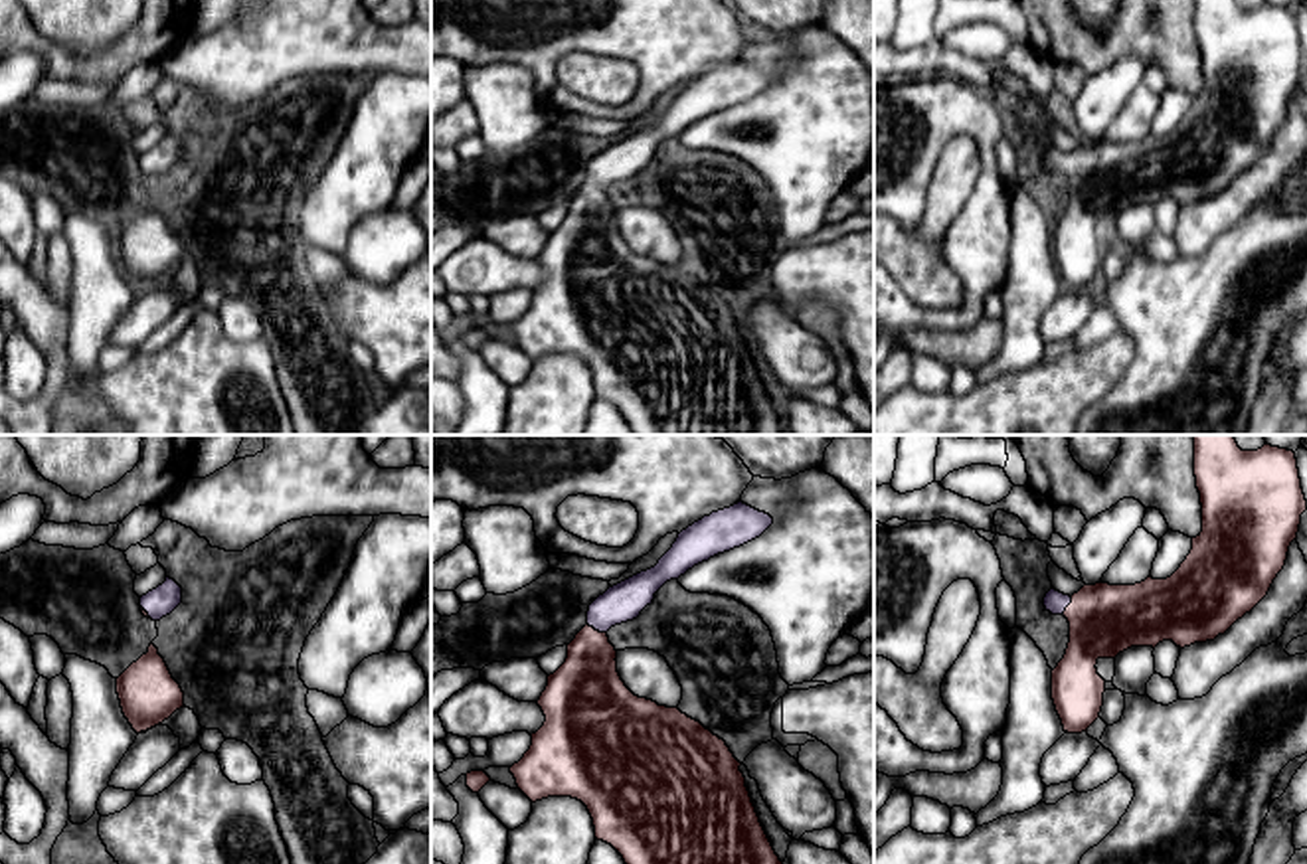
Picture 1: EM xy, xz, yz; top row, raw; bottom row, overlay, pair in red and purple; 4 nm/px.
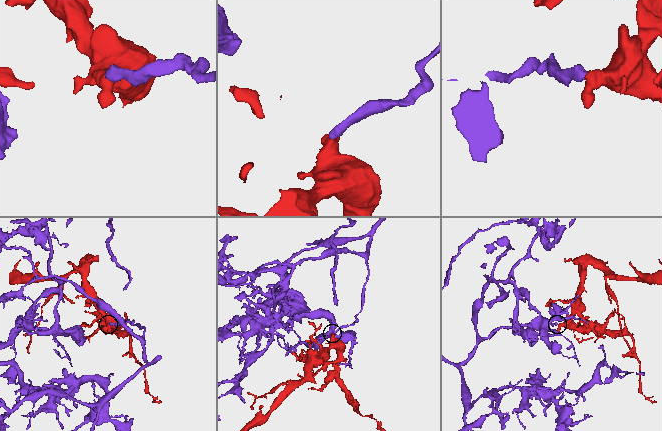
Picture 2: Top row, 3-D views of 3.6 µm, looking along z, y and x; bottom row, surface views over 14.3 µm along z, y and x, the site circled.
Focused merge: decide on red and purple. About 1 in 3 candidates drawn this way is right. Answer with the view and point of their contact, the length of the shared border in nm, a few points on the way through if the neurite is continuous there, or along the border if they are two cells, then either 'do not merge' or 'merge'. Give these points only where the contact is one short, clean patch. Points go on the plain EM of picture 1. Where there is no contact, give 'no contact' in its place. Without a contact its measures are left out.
contact xz (598, 188); length 90 nm; way xz (586, 248), (592, 196), (598, 188), (623, 159); merge

